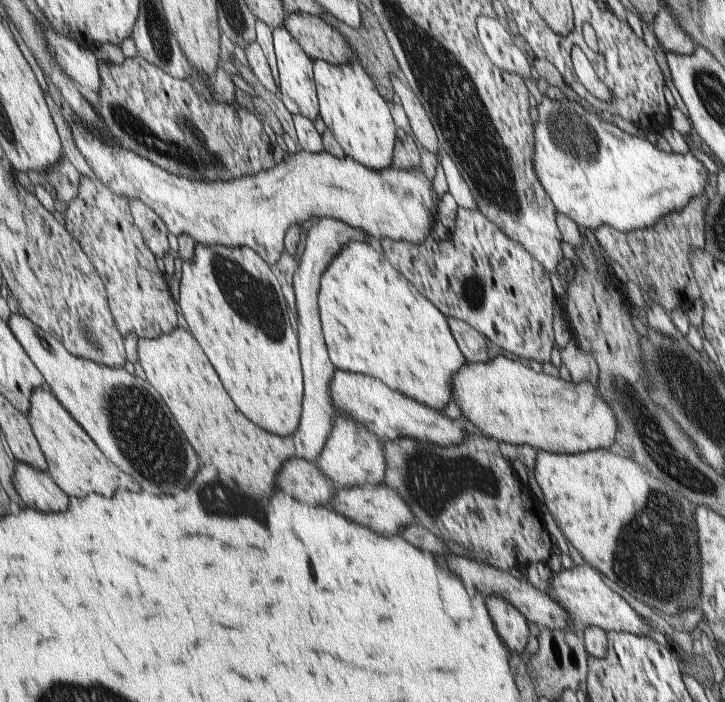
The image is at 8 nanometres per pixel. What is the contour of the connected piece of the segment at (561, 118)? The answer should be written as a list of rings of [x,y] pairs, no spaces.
[[[543,95],[541,101],[536,109],[539,121],[537,152],[533,157],[534,172],[557,212],[574,220],[582,230],[595,231],[604,225],[627,233],[646,230],[668,213],[682,210],[689,200],[702,196],[707,190],[708,170],[691,151],[688,154],[664,152],[642,139],[641,134],[630,135],[571,99],[556,101]]]

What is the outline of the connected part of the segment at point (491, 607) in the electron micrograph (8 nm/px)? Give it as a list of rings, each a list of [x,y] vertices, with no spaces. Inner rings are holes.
[[[487,596],[488,614],[492,619],[492,624],[504,642],[504,646],[509,647],[511,653],[524,652],[526,640],[528,640],[528,622],[526,617],[511,602],[506,602],[500,596]]]

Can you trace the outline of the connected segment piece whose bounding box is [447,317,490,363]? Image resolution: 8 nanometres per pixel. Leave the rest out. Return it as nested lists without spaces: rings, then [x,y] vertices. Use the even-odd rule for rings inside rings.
[[[447,317],[447,319],[450,332],[460,347],[460,352],[466,358],[467,363],[488,362],[490,356],[488,356],[488,344],[484,340],[485,336],[476,332],[470,324],[459,318]]]

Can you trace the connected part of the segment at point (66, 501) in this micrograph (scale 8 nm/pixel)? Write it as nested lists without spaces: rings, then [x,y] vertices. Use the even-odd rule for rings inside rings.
[[[19,461],[16,488],[22,496],[23,506],[39,508],[46,514],[70,510],[72,497],[58,486],[57,479],[49,471],[39,470],[31,464]]]

